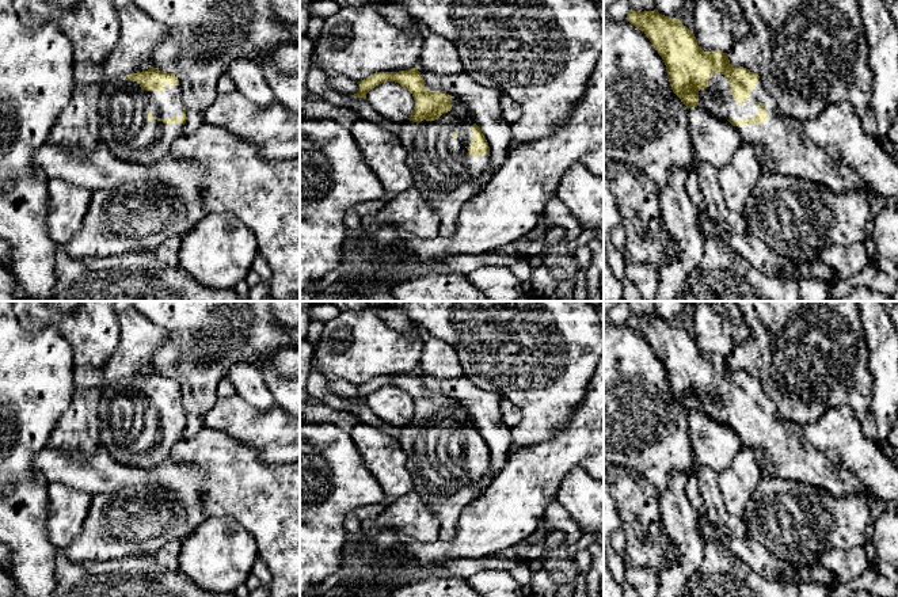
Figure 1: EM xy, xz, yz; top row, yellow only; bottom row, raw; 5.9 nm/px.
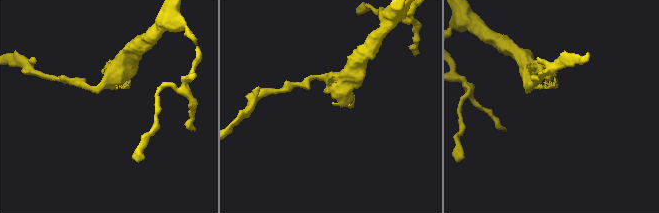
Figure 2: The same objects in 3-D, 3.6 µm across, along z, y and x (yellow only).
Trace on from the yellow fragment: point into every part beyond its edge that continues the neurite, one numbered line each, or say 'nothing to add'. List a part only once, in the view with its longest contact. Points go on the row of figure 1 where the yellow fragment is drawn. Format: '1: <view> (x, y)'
1: yz (786, 148)

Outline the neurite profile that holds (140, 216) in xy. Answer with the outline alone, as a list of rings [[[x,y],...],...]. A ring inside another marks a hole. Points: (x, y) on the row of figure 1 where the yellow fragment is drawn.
[[[130,182],[92,191],[81,228],[64,250],[72,259],[153,252],[170,237],[186,236],[193,227],[176,189],[159,182]]]

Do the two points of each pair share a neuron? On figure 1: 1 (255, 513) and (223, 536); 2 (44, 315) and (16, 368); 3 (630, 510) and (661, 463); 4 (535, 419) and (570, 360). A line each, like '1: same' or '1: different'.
1: different
2: different
3: different
4: same

